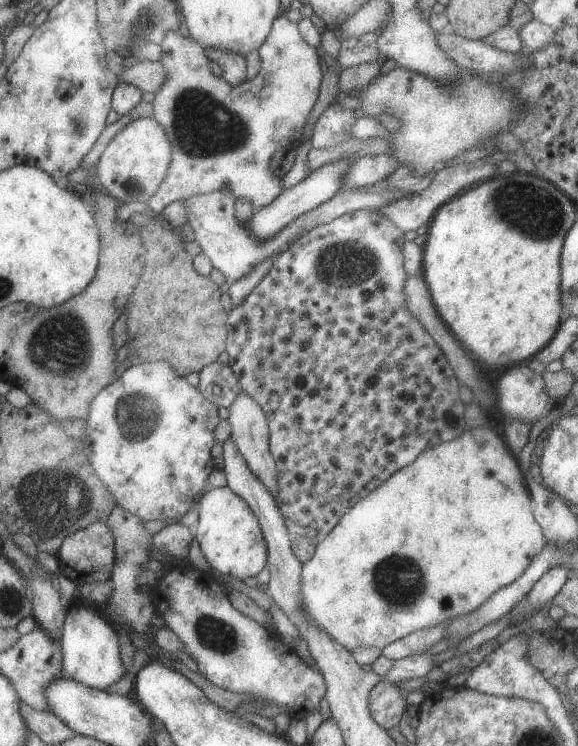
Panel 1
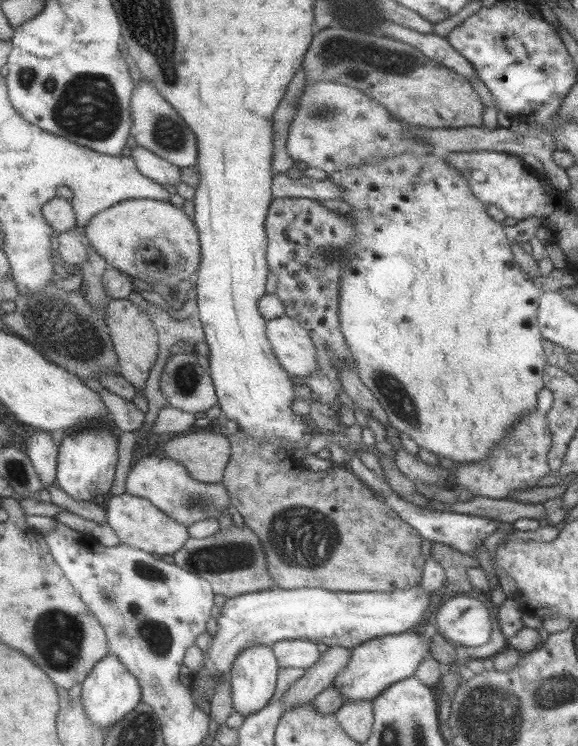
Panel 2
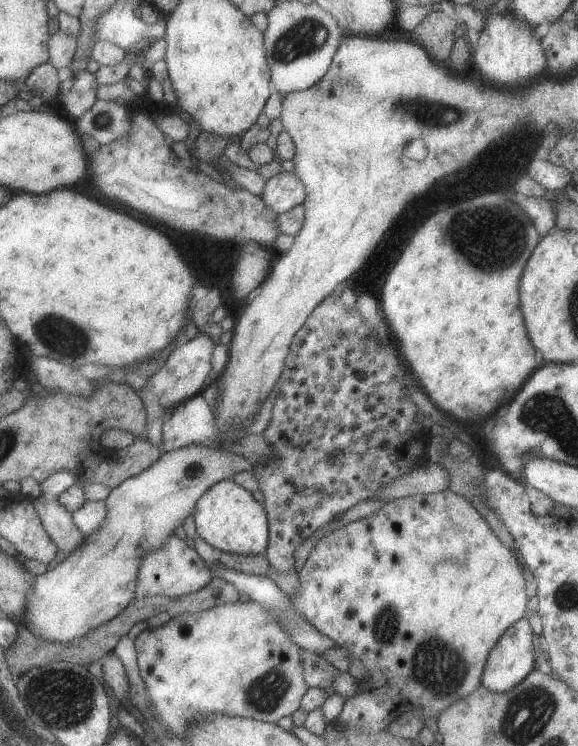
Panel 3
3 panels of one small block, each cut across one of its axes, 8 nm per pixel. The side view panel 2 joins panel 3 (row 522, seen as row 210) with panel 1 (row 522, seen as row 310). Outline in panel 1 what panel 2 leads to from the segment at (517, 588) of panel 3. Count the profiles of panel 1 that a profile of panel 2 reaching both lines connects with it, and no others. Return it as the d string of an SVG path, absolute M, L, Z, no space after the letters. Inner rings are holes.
M489 425L466 428L459 437L453 438L450 442L423 450L412 464L397 470L386 482L348 510L340 522L318 542L314 556L303 564L301 574L305 613L308 613L309 619L323 628L335 641L353 652L358 647L383 649L386 645L424 627L433 627L450 617L460 617L475 611L496 591L519 579L547 544L543 528L536 522L533 498L523 474L524 471L516 456Z

